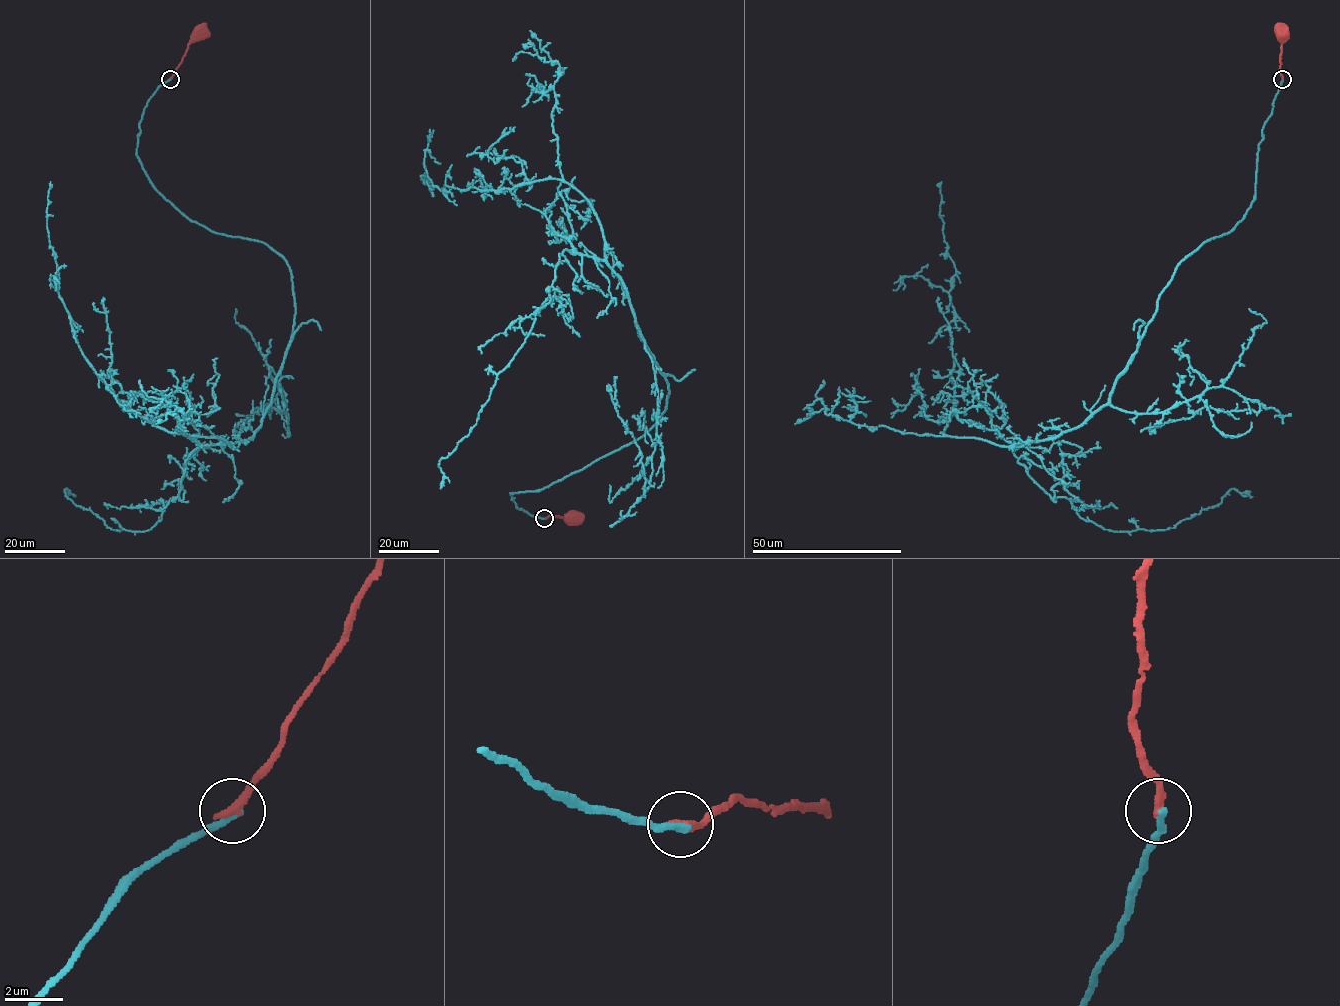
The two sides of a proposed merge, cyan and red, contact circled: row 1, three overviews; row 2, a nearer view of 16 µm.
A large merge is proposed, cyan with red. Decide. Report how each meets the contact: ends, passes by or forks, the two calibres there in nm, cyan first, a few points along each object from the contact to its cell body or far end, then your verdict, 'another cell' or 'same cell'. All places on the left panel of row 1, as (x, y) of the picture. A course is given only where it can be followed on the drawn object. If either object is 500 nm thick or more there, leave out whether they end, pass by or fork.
cyan ends there; red ends there; 300 nm thick on the cyan side, 320 nm on the other; cyan runs (170, 79), (139, 124), (150, 182), (291, 273), (249, 439), (156, 427), (97, 375), (50, 181); red runs (170, 79), (187, 46), (204, 34), (203, 31); another cell

